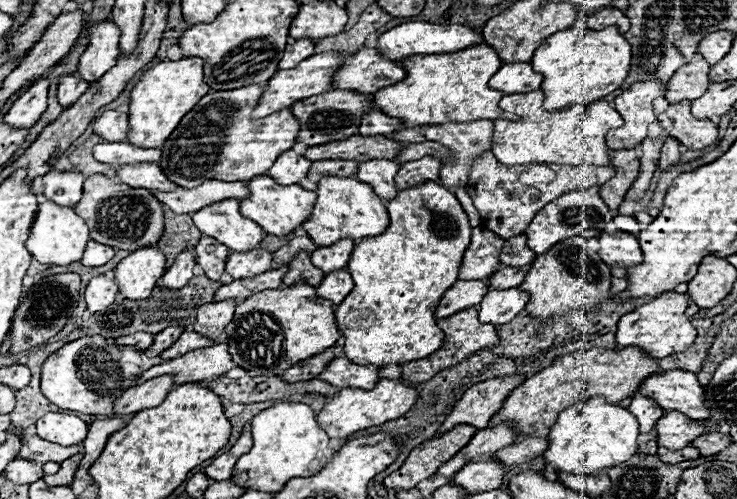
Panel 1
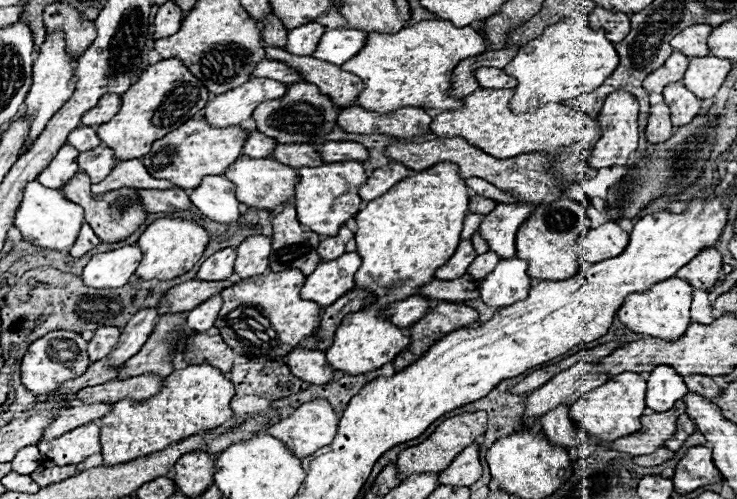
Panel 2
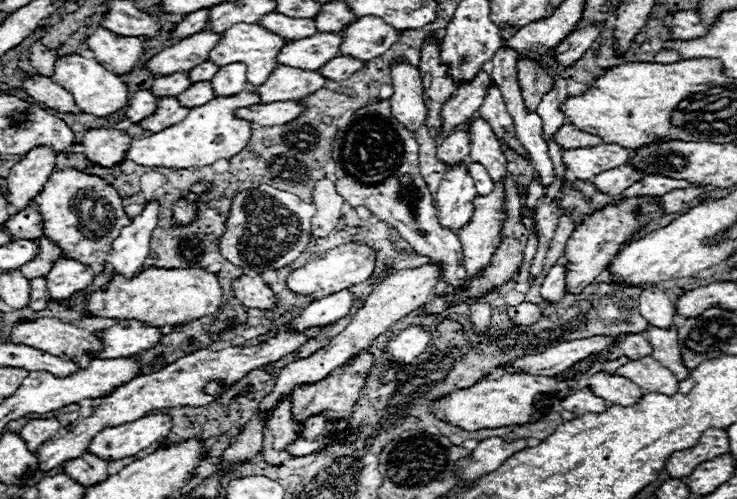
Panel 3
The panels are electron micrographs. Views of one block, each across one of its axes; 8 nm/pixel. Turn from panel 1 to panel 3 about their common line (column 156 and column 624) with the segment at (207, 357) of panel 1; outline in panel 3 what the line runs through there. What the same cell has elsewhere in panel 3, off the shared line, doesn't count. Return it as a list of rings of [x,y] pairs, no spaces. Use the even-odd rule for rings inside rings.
[[[640,358],[640,360],[630,360],[628,364],[620,366],[616,370],[618,376],[624,376],[632,380],[636,386],[648,392],[660,392],[660,394],[674,394],[678,390],[678,380],[676,376],[662,366],[654,358]]]

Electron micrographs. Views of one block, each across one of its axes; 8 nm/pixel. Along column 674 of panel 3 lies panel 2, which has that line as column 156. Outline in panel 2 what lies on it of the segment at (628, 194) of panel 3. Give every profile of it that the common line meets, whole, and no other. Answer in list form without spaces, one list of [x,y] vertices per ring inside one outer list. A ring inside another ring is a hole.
[[[124,160],[114,166],[114,172],[106,180],[92,184],[94,194],[106,194],[118,188],[138,188],[138,190],[168,190],[174,188],[168,180],[154,180],[140,160]]]

